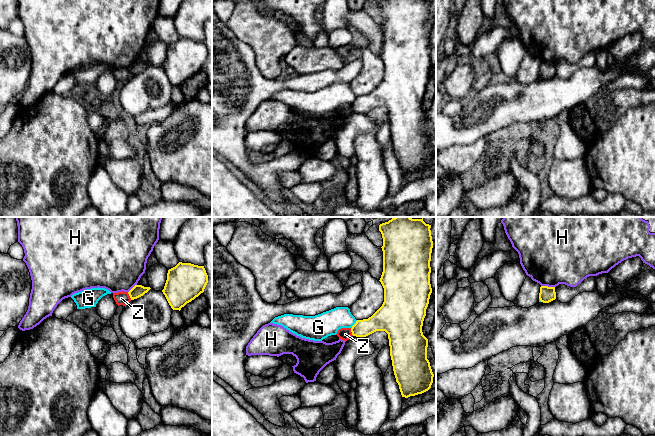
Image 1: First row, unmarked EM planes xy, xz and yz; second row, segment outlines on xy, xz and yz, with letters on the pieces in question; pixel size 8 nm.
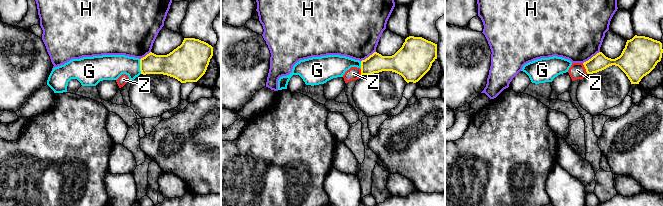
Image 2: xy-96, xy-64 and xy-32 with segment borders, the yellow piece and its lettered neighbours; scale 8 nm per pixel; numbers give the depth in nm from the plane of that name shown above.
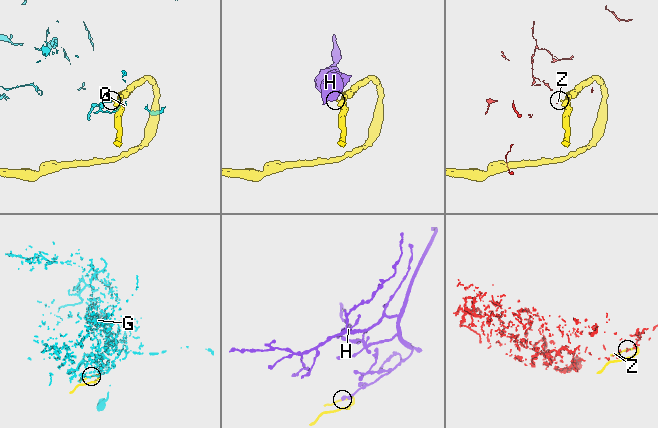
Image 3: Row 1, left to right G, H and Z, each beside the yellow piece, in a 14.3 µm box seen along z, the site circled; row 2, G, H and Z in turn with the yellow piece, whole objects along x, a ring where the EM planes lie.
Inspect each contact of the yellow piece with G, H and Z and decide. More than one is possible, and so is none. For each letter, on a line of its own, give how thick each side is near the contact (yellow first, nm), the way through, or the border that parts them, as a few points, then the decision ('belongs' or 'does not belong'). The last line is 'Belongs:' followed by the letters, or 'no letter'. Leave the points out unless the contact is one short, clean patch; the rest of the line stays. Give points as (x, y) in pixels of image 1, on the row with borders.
G: 190/200 nm | along xz (357, 320), (351, 328) | does not belong
H: 130/480 nm | along yz (541, 285), (554, 287) | does not belong
Z: 100/110 nm | along xy (127, 292), (131, 299) | does not belong
Belongs: no letter

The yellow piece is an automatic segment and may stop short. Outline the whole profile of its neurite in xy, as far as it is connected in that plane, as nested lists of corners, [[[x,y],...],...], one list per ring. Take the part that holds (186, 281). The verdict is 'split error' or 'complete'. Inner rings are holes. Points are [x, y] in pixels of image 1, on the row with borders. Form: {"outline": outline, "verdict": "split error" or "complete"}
{"outline": [[[179,262],[168,270],[162,292],[171,308],[180,311],[204,292],[207,283],[208,275],[204,266]]], "verdict": "complete"}

